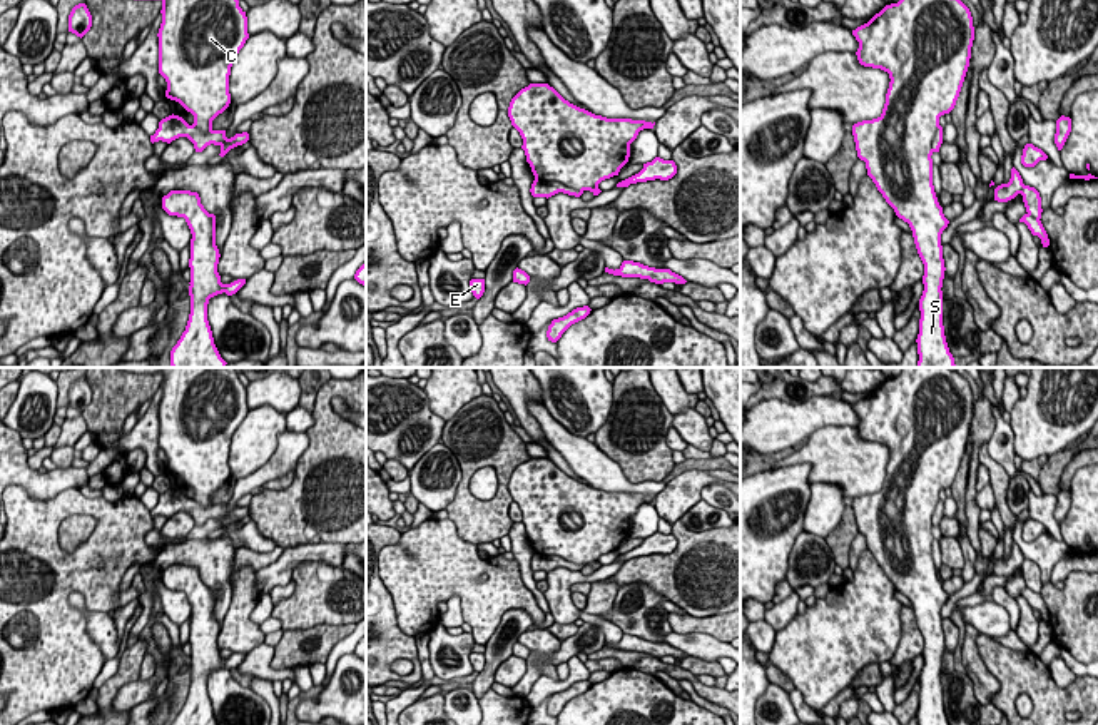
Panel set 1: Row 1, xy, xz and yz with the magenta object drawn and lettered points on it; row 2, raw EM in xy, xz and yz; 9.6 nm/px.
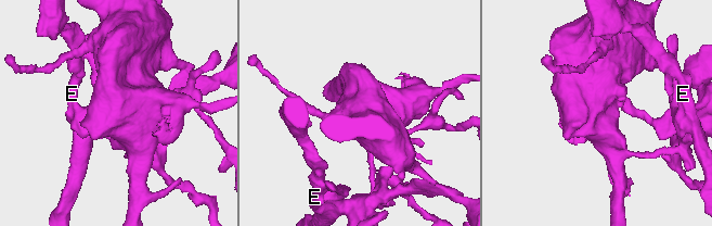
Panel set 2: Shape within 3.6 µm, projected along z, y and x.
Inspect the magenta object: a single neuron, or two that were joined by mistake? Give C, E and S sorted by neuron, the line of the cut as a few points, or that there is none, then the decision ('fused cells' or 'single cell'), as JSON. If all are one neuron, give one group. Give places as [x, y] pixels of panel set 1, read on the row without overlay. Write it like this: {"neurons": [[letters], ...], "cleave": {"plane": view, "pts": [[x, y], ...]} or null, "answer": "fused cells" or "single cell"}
{"neurons": [["C", "S"], ["E"]], "cleave": {"plane": "xz", "pts": [[535, 552], [559, 555], [582, 565]]}, "answer": "fused cells"}

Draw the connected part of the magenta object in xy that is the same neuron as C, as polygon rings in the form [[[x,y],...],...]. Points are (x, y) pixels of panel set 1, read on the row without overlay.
[[[120,368],[134,374],[160,374],[159,448],[167,456],[165,471],[194,489],[194,501],[214,506],[212,494],[231,478],[231,441],[249,413],[247,391],[236,368]]]

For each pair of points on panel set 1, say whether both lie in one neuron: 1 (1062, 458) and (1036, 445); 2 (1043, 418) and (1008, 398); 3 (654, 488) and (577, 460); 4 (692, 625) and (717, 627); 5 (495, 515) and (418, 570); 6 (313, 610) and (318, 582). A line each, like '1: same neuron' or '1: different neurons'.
1: different neurons
2: different neurons
3: same neuron
4: same neuron
5: different neurons
6: same neuron

